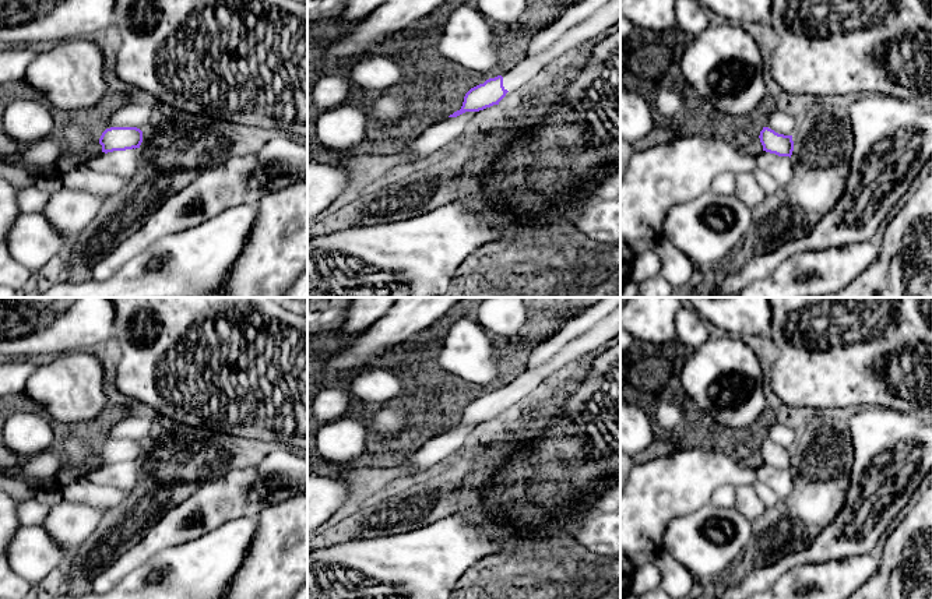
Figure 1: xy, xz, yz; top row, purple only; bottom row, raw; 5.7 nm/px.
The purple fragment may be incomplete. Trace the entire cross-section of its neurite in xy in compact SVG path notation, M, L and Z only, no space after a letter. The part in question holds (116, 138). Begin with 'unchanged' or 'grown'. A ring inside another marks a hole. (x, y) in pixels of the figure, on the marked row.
unchanged; M110 127L106 128L99 144L102 145L102 152L126 151L140 148L143 142L143 131L137 127Z

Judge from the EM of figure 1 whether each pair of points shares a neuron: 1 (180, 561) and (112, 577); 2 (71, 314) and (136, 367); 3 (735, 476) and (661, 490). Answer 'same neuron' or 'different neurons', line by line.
1: different neurons
2: different neurons
3: same neuron

